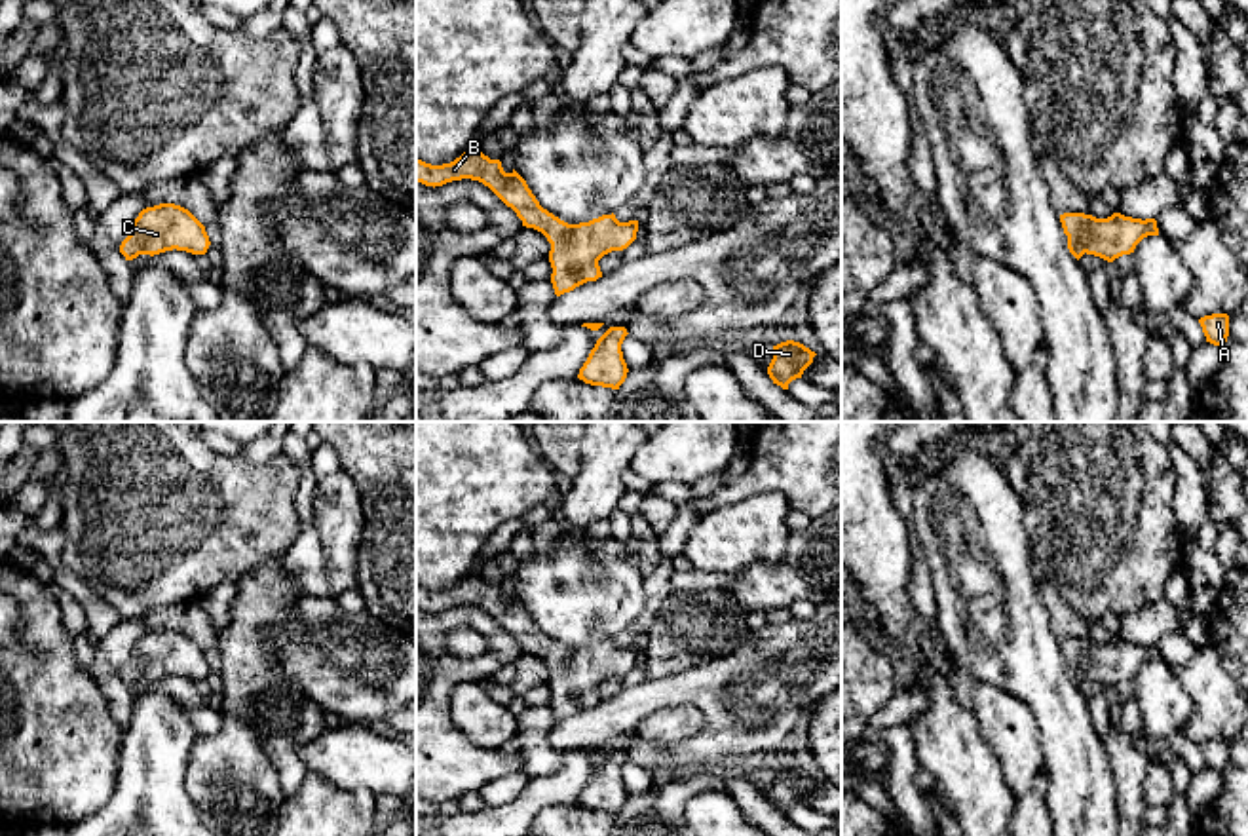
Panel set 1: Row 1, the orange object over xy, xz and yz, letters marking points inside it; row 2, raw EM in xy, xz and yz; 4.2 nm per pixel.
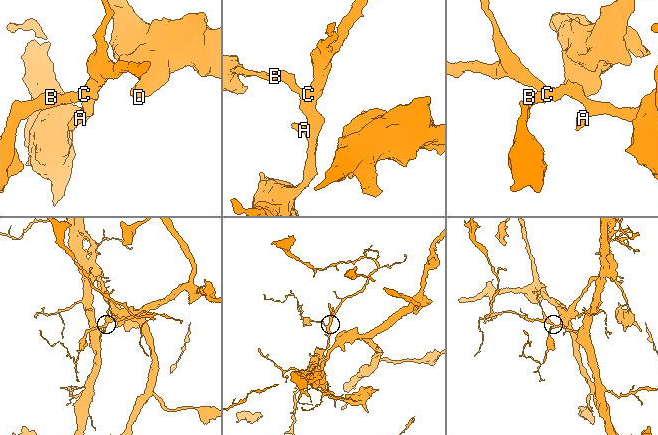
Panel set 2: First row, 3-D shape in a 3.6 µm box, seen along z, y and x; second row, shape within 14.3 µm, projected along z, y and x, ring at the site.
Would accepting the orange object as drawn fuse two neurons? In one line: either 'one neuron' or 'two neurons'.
one neuron

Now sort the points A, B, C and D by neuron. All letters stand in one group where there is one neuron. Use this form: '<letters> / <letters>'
A B C D

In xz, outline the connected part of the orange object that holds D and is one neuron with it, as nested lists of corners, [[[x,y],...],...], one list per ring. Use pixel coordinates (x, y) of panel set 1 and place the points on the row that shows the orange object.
[[[786,340],[773,346],[773,359],[767,367],[767,374],[773,384],[788,390],[788,384],[802,378],[804,370],[813,363],[817,353],[800,342]]]

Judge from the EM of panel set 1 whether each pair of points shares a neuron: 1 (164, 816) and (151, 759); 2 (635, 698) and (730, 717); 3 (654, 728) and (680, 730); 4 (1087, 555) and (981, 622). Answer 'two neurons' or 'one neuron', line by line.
1: one neuron
2: one neuron
3: one neuron
4: two neurons

